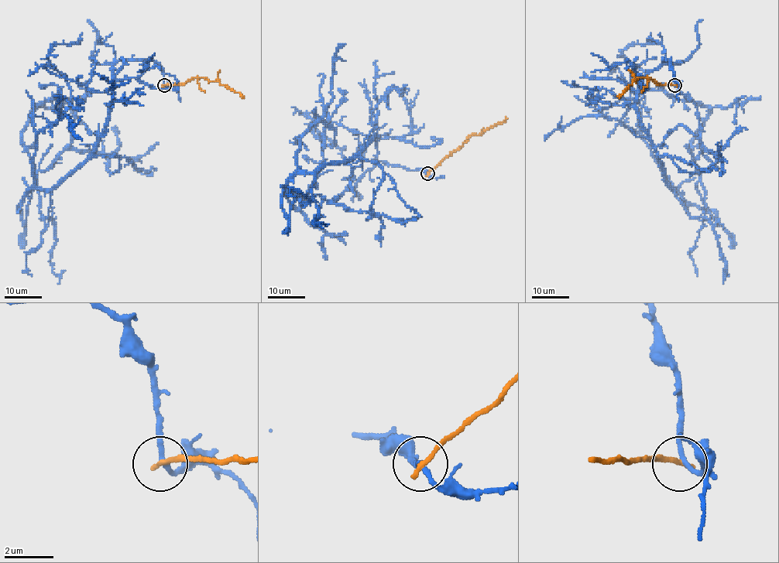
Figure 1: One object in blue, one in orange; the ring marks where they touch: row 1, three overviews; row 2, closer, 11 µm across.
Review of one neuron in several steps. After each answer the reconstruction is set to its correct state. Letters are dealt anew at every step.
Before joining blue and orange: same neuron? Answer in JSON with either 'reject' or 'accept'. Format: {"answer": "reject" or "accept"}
{"answer": "reject"}

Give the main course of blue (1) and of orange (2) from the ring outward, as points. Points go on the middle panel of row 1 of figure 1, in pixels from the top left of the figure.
1: (427, 173), (378, 159), (374, 135), (296, 173), (286, 216), (324, 166), (338, 88)
2: (427, 173), (455, 151), (467, 138), (502, 122), (506, 117)

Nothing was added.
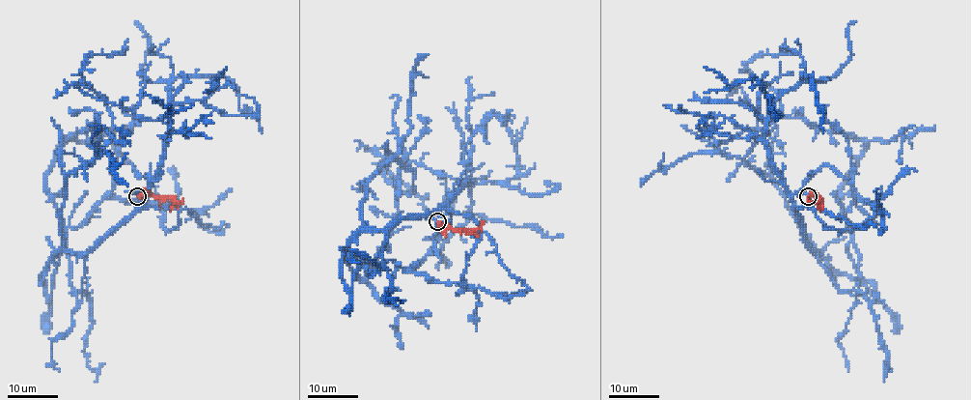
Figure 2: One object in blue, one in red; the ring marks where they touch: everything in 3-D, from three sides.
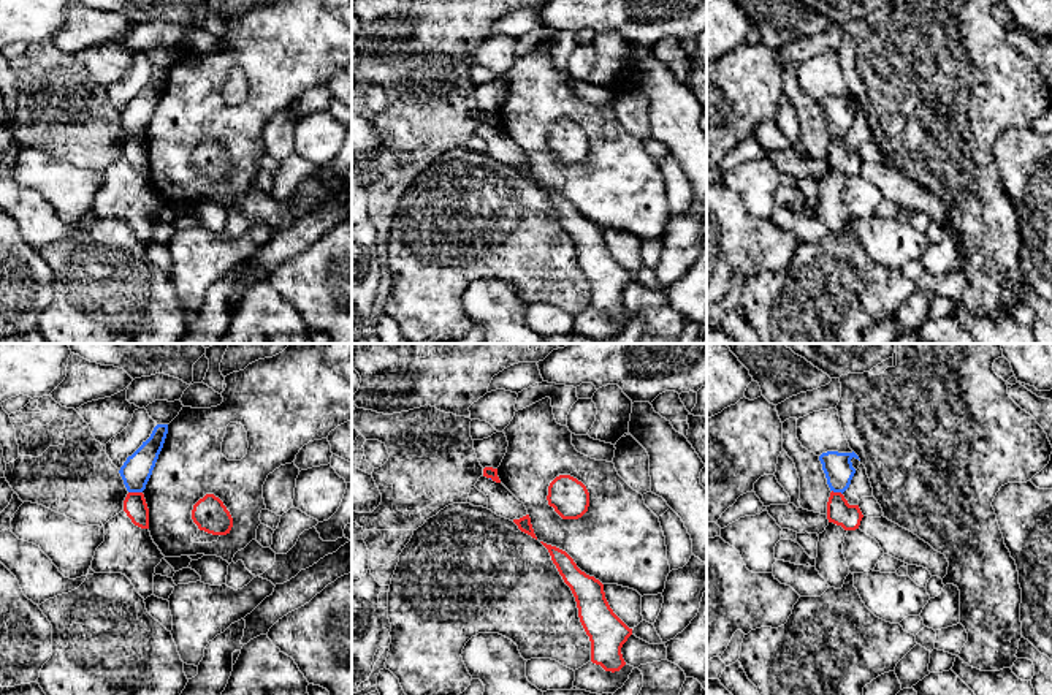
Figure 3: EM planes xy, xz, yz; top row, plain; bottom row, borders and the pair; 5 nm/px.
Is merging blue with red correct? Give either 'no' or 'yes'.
no

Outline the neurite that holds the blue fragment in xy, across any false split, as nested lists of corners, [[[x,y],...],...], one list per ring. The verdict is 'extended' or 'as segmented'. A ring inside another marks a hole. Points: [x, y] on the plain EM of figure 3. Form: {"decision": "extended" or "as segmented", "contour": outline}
{"decision": "as segmented", "contour": [[[157,70],[151,82],[127,103],[119,119],[128,138],[143,138],[152,120],[168,79],[168,70]]]}

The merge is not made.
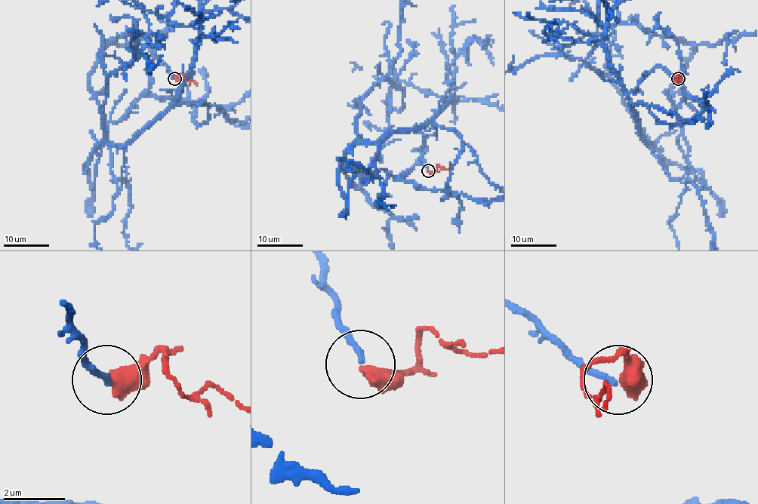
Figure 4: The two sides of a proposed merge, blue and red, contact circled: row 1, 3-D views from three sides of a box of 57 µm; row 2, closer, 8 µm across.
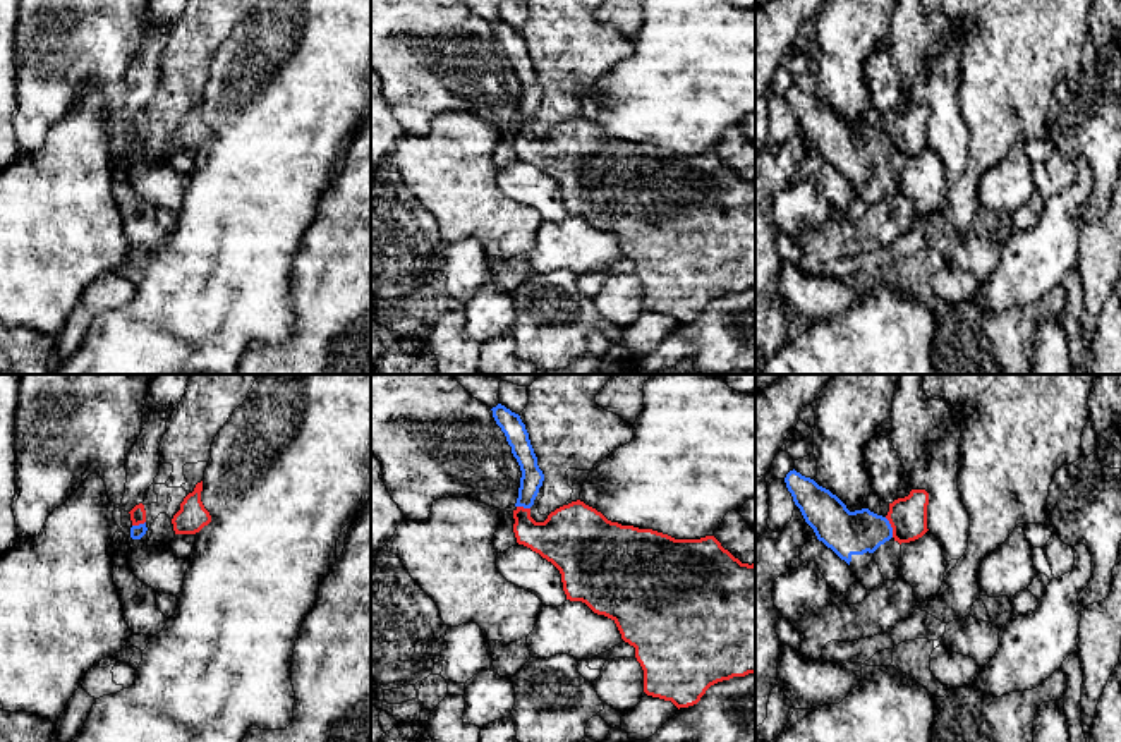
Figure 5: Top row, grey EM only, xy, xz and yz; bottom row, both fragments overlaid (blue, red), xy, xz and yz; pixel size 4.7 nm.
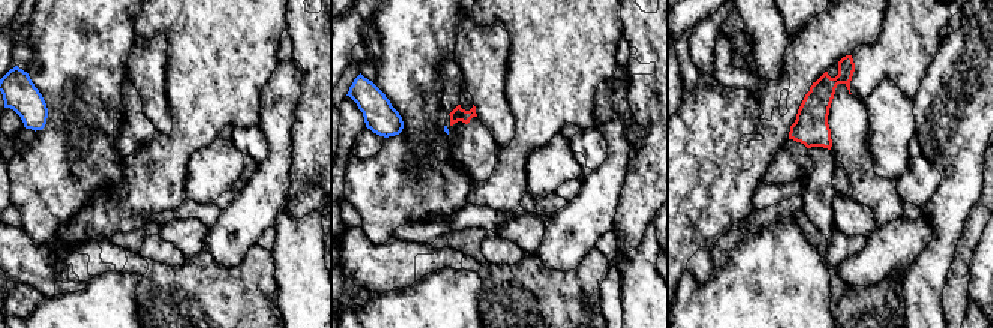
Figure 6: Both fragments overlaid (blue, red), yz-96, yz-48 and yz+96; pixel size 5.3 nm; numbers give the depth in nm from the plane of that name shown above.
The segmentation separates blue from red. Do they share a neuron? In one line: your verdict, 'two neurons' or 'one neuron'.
two neurons

